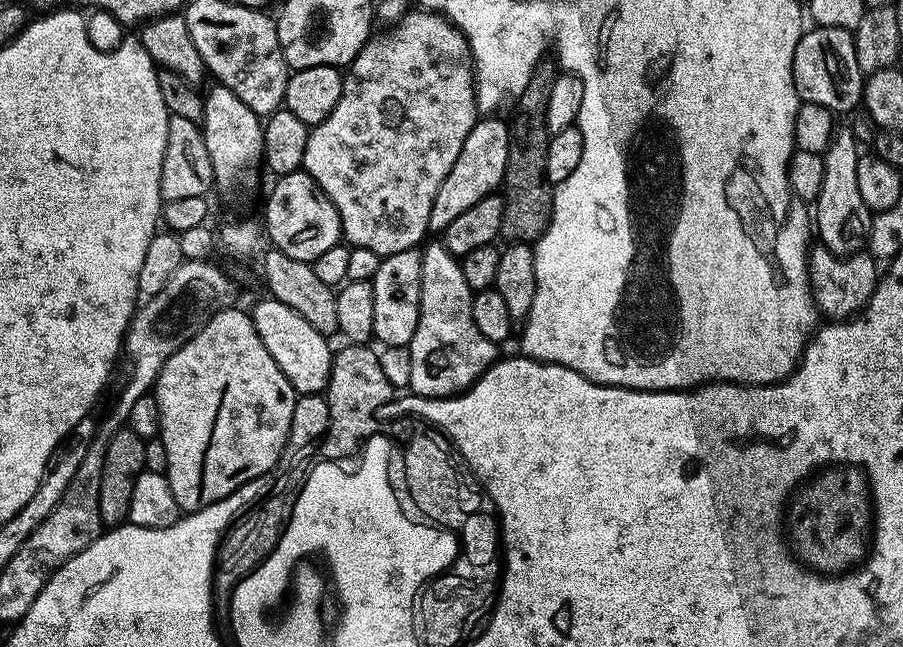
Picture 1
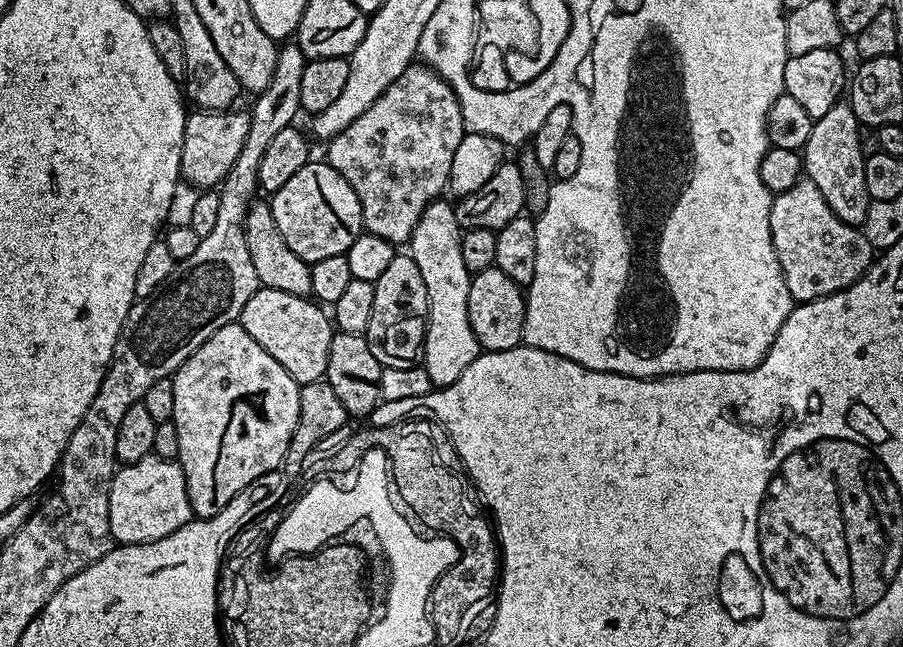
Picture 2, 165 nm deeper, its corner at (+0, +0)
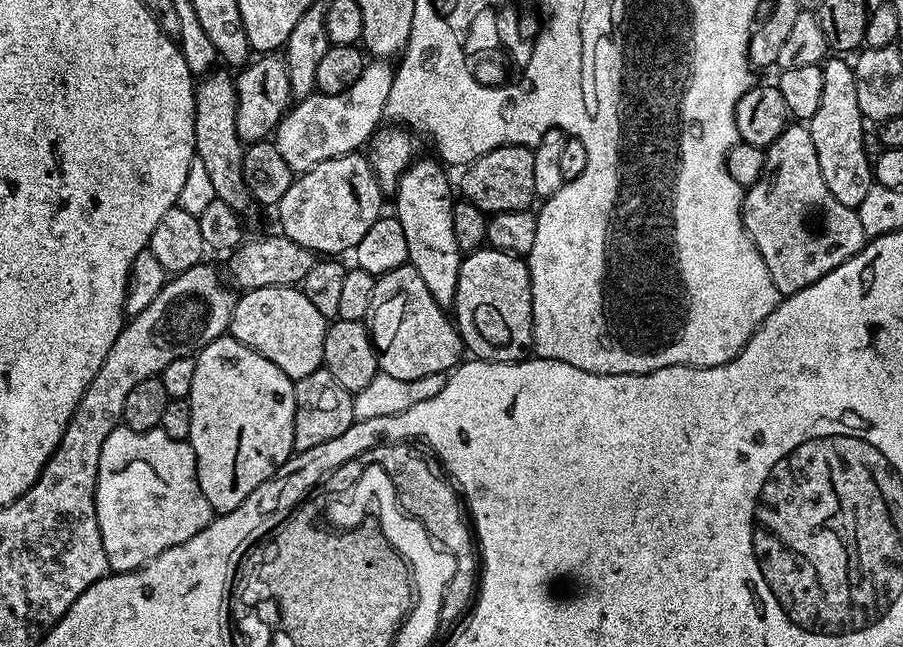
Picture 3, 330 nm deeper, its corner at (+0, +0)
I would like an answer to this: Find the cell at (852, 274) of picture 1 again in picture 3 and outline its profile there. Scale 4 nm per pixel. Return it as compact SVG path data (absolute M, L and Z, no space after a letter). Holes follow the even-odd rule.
M800 122L789 123L788 129L766 149L766 164L771 172L776 168L772 177L770 172L767 179L760 179L745 191L744 229L762 254L781 297L792 296L842 266L851 256L857 256L865 246L866 237L856 209L842 206L826 190L811 127Z

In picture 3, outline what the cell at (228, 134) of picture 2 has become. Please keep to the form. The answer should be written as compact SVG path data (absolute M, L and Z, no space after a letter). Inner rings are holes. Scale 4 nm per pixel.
M260 54L235 73L236 81L236 121L238 138L245 145L267 140L275 133L285 112L294 101L290 90L290 74L280 54Z

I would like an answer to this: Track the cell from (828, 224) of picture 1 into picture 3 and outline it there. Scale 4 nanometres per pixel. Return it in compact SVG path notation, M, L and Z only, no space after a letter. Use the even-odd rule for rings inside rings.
M828 58L822 65L822 102L810 121L818 166L826 178L826 190L847 208L857 208L873 186L870 152L864 149L866 121L858 110L858 89L854 87L854 67L844 58Z

